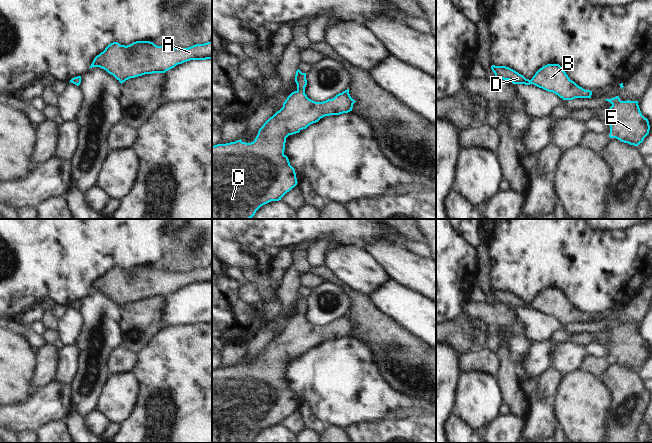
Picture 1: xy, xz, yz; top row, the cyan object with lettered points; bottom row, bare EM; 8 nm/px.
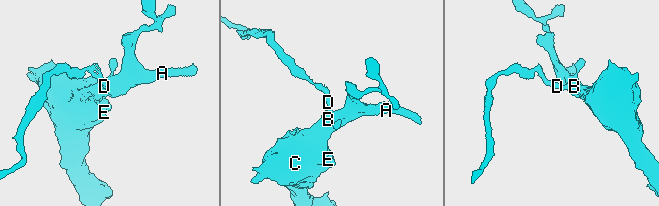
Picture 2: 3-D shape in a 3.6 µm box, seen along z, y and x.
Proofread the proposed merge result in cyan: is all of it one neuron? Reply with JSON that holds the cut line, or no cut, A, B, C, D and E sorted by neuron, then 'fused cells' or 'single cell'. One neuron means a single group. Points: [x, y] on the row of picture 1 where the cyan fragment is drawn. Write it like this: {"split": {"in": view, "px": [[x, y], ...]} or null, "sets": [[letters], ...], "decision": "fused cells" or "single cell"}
{"split": null, "sets": [["A", "B", "C", "D", "E"]], "decision": "single cell"}

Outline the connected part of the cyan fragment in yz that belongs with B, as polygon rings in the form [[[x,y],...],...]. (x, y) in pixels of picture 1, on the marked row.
[[[547,64],[540,68],[531,80],[506,66],[491,66],[495,78],[509,80],[513,84],[533,84],[548,92],[553,92],[563,100],[591,98],[592,91],[585,90],[572,81],[559,64]]]

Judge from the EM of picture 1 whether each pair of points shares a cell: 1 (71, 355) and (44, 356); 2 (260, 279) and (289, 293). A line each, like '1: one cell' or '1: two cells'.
1: two cells
2: two cells

